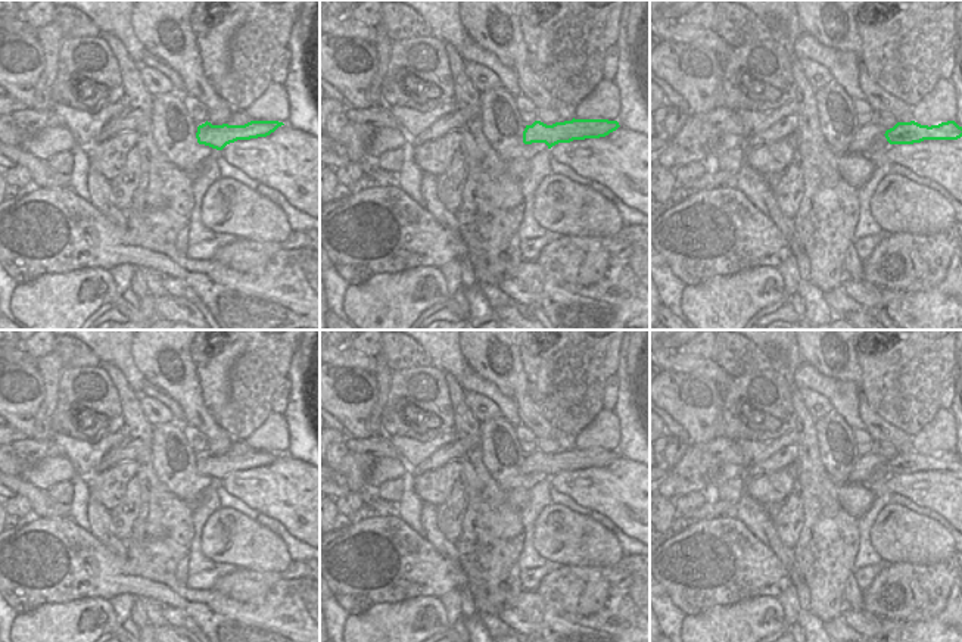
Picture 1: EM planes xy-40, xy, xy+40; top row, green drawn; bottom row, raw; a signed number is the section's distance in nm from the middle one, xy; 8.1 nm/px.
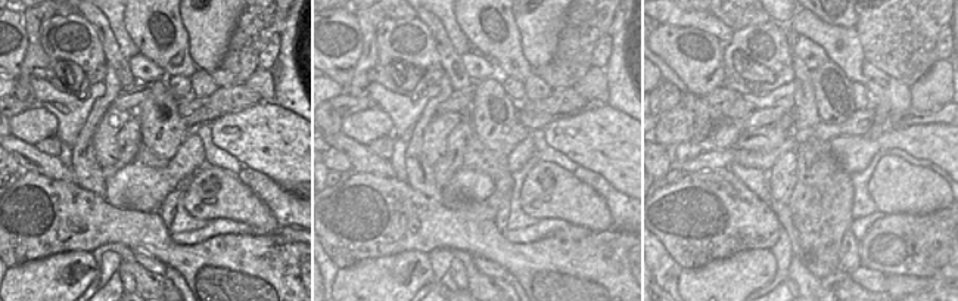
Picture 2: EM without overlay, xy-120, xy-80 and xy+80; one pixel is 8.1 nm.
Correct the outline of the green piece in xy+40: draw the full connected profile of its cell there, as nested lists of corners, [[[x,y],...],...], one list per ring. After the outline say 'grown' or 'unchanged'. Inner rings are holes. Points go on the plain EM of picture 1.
[[[915,451],[897,452],[893,458],[885,459],[872,452],[859,456],[849,474],[849,484],[863,484],[874,471],[885,467],[890,474],[913,474],[924,470],[958,470],[962,467],[962,456],[955,451],[941,452],[938,455],[921,455]]]; grown

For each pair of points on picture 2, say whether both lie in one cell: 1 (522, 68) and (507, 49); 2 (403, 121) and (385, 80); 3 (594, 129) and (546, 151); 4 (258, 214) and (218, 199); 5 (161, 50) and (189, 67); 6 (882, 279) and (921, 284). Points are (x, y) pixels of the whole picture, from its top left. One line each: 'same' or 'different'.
1: same
2: different
3: different
4: same
5: same
6: same

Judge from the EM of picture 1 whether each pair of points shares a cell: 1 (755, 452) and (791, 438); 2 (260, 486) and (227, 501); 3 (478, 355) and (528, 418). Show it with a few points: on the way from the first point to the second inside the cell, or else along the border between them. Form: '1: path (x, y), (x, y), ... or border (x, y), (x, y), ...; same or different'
1: path (763, 449), (783, 442); same
2: border (221, 480), (221, 485), (232, 495), (261, 513); different
3: path (486, 370), (501, 377), (523, 401); same

